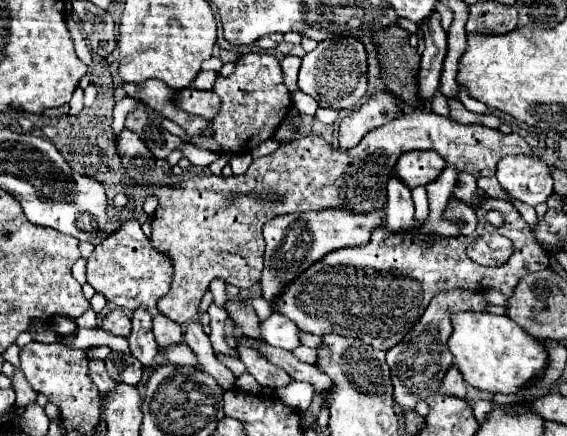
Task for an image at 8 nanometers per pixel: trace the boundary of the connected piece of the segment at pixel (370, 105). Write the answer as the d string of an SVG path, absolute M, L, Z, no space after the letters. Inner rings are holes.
M374 93L360 109L350 113L340 121L340 149L348 151L356 147L362 137L380 127L382 123L390 123L398 115L398 101L392 93Z

